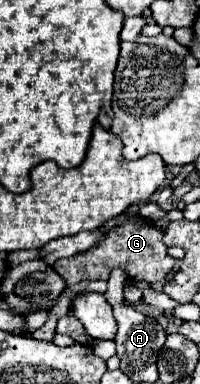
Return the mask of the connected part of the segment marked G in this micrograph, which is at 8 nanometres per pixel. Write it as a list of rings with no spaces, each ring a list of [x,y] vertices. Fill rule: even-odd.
[[[125,220],[123,224],[113,228],[105,238],[101,238],[97,246],[71,258],[57,260],[53,268],[61,278],[65,278],[69,288],[83,280],[109,280],[113,268],[123,268],[127,272],[127,278],[133,282],[147,282],[149,286],[155,286],[169,278],[169,274],[177,268],[177,260],[167,254],[167,246],[163,244],[163,232],[157,226],[151,226],[151,222],[145,220]]]

